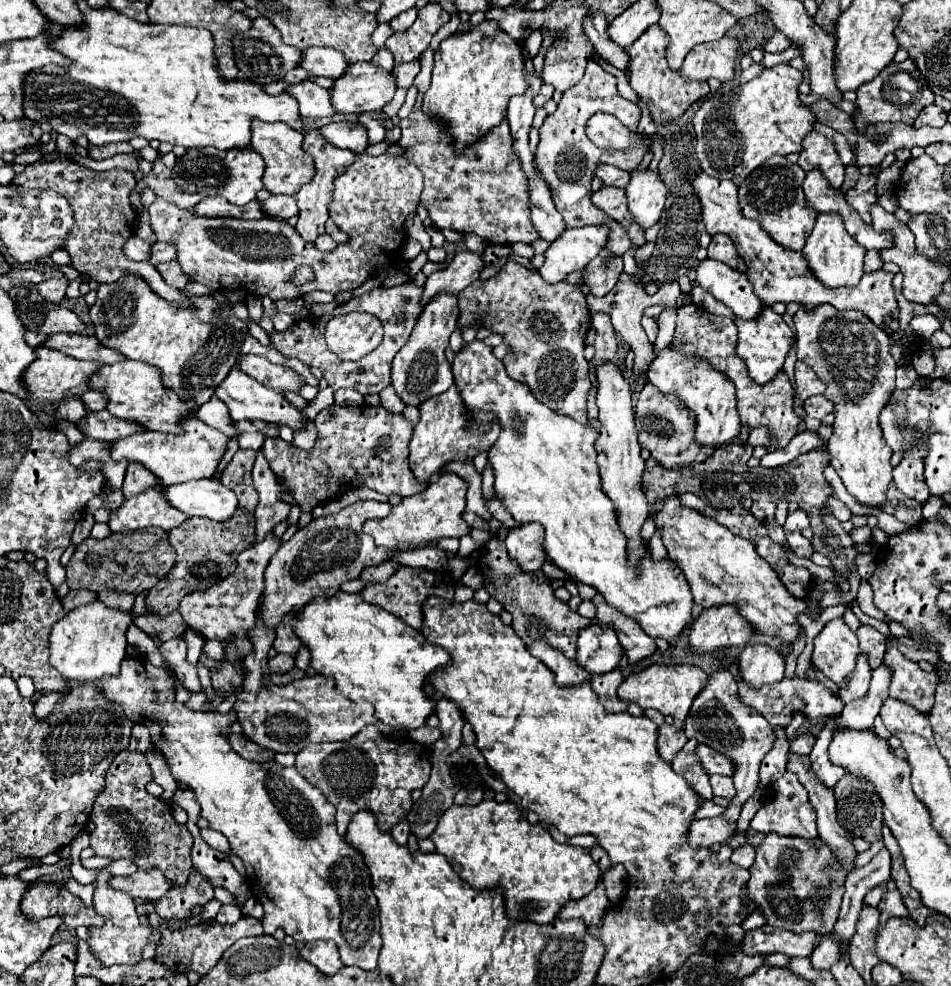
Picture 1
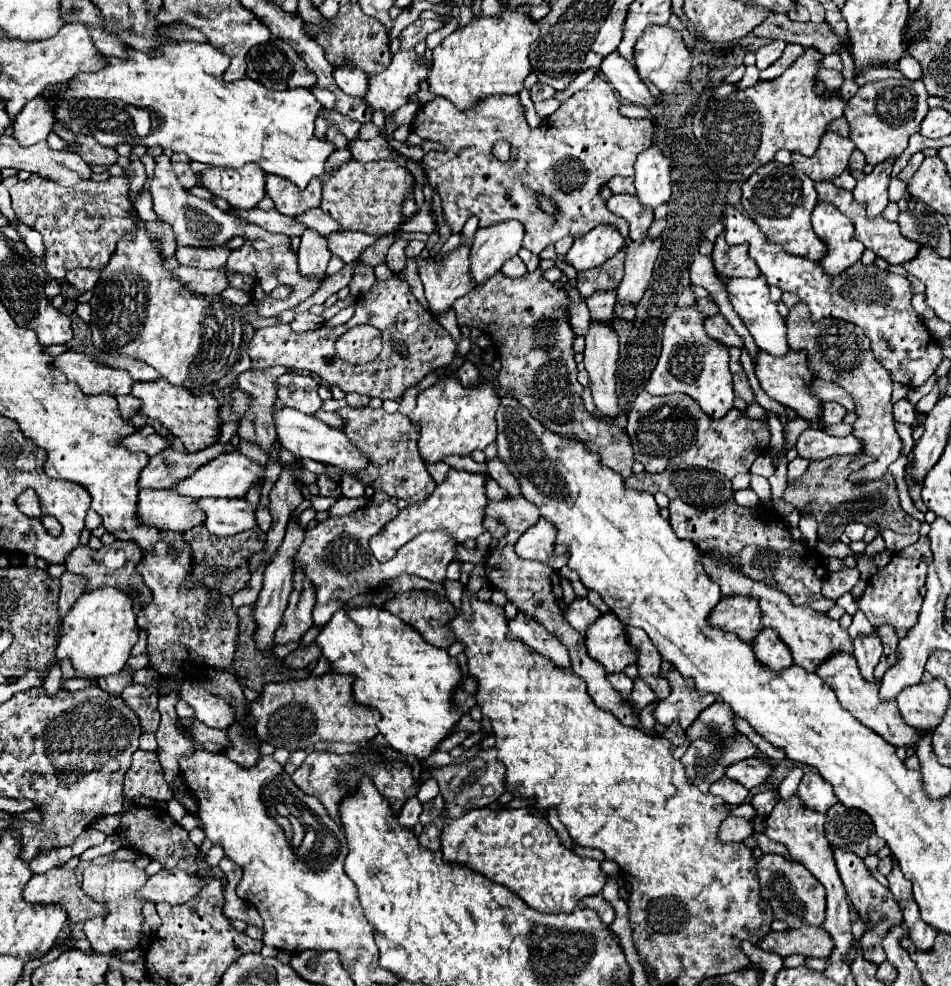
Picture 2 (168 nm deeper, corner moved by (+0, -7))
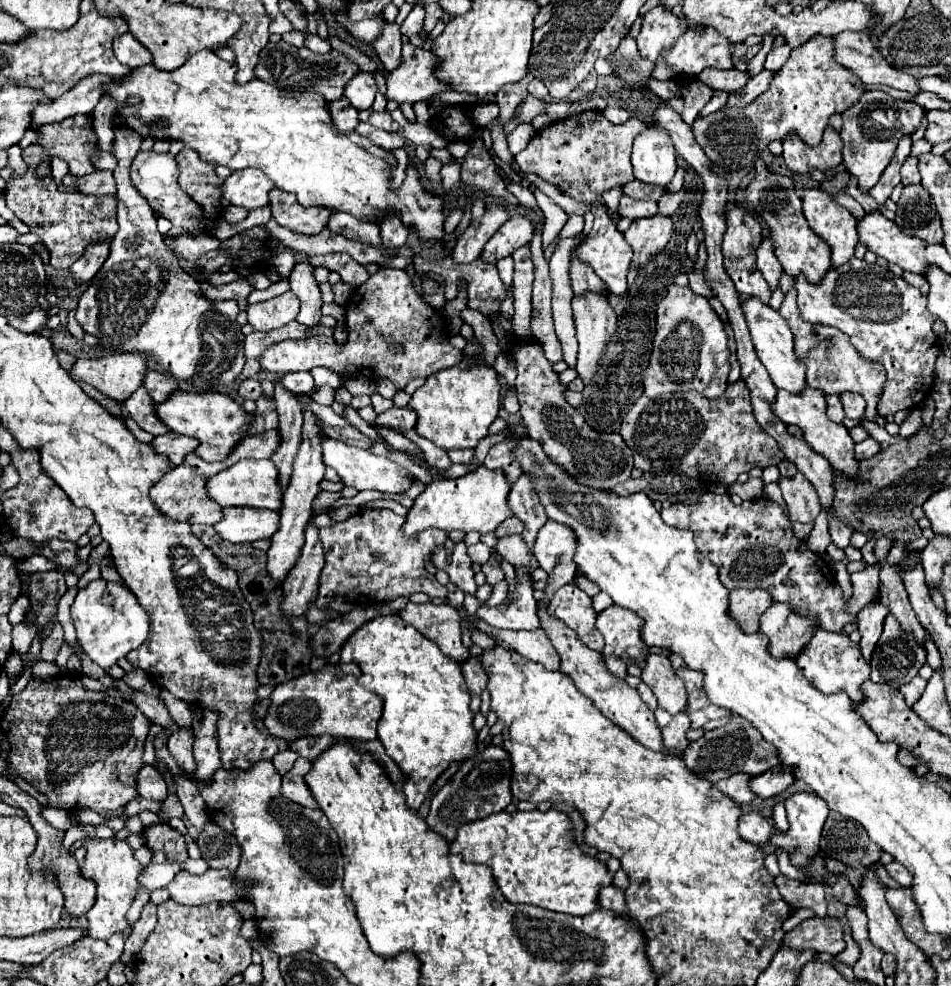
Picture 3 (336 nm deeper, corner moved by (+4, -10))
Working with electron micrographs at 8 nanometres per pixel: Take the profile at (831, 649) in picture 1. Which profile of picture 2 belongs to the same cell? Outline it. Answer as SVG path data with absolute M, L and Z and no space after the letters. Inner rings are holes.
M840 654L840 656L830 656L830 660L822 662L816 670L816 674L836 692L842 708L846 708L856 720L860 720L864 726L872 728L876 734L880 734L888 744L896 746L896 748L914 748L914 744L918 746L918 740L920 740L920 730L914 730L910 728L900 712L898 712L898 706L896 706L896 700L888 700L884 702L880 696L878 696L878 688L880 688L880 682L866 682L858 670L858 664L852 656L846 656L846 654Z

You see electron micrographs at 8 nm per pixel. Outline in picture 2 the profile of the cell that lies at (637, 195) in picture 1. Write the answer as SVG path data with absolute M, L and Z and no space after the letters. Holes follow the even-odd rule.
M656 144L638 154L634 168L634 184L638 190L636 196L646 208L658 208L670 198L670 158L666 158Z

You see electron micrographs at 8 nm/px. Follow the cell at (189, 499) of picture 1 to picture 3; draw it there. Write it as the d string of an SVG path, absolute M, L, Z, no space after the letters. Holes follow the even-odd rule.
M224 507L224 517L214 525L216 533L230 543L252 543L272 537L278 529L278 513L254 507Z

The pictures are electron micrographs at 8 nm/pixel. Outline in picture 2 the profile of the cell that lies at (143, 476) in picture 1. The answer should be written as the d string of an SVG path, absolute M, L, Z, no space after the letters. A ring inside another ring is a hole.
M214 444L202 452L184 454L178 450L168 448L158 456L152 456L148 466L142 470L140 488L174 488L182 480L190 478L200 466L208 464L212 458L220 456L222 452L234 452L236 446L228 444Z

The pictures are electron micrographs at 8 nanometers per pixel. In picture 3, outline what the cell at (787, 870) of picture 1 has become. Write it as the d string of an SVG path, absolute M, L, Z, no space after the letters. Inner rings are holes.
M778 875L774 883L782 899L786 899L788 907L792 909L792 913L798 909L812 909L816 917L826 917L826 899L822 883L802 883L784 875Z

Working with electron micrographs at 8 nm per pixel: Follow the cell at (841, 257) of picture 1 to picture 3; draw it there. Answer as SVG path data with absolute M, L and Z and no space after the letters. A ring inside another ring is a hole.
M810 189L804 199L804 215L820 239L832 249L832 267L840 267L854 257L858 235L856 219L848 209L838 205L828 193Z

